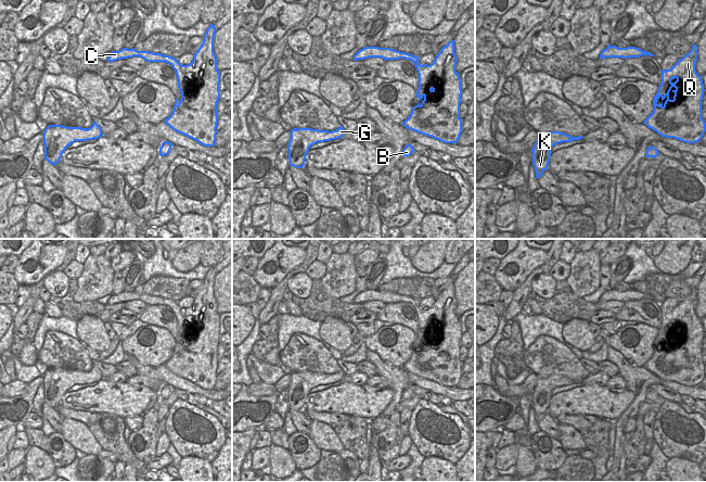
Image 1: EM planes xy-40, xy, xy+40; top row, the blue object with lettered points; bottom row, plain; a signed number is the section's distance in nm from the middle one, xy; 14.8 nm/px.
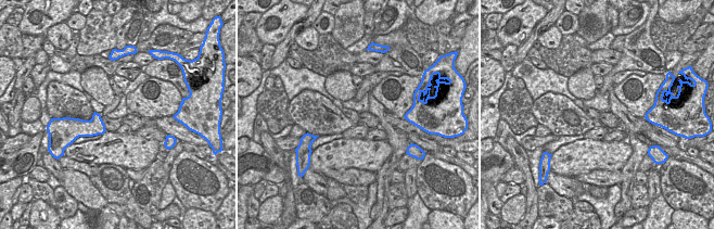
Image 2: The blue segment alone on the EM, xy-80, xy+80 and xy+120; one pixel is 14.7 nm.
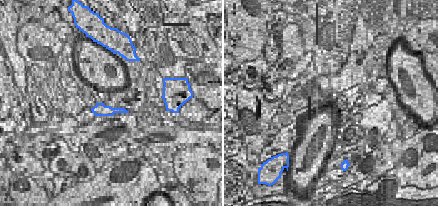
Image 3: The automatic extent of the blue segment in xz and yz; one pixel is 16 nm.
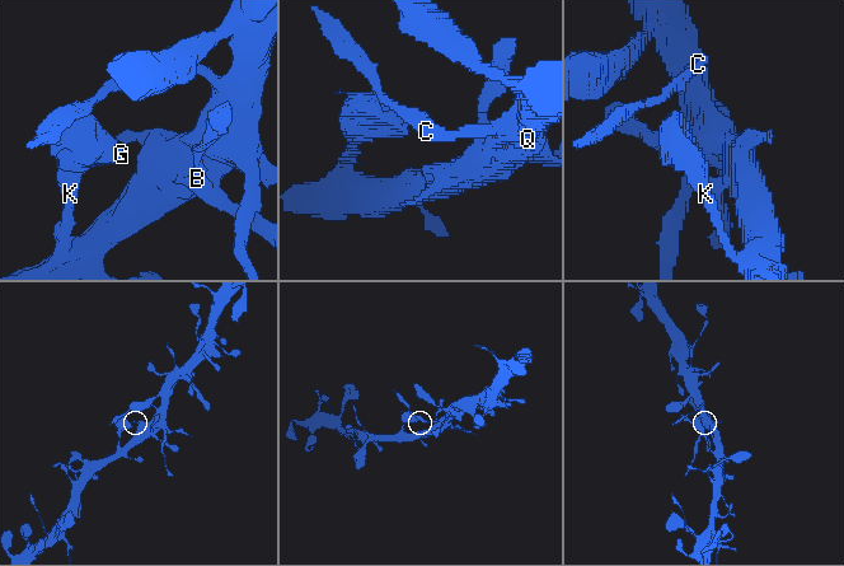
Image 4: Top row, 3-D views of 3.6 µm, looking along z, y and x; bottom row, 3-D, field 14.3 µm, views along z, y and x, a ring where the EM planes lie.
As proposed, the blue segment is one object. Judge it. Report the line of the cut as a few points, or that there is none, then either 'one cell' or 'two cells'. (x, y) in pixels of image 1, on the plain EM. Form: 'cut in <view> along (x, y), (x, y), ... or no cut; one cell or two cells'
cut in xy+40 along (627, 291), (625, 301); two cells

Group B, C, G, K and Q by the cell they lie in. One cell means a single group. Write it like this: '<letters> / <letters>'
B G K Q / C

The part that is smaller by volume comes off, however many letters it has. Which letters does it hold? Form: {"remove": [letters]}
{"remove": ["C"]}

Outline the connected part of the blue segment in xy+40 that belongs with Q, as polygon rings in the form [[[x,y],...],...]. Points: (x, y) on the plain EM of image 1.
[[[693,288],[691,294],[679,302],[670,313],[660,313],[662,327],[653,343],[654,352],[643,367],[662,380],[695,386],[706,375],[706,367],[702,360],[702,343],[705,332],[702,319],[695,314],[696,304],[697,289]]]

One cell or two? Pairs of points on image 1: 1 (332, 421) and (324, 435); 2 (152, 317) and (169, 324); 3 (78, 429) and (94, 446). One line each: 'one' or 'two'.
1: two
2: one
3: one

